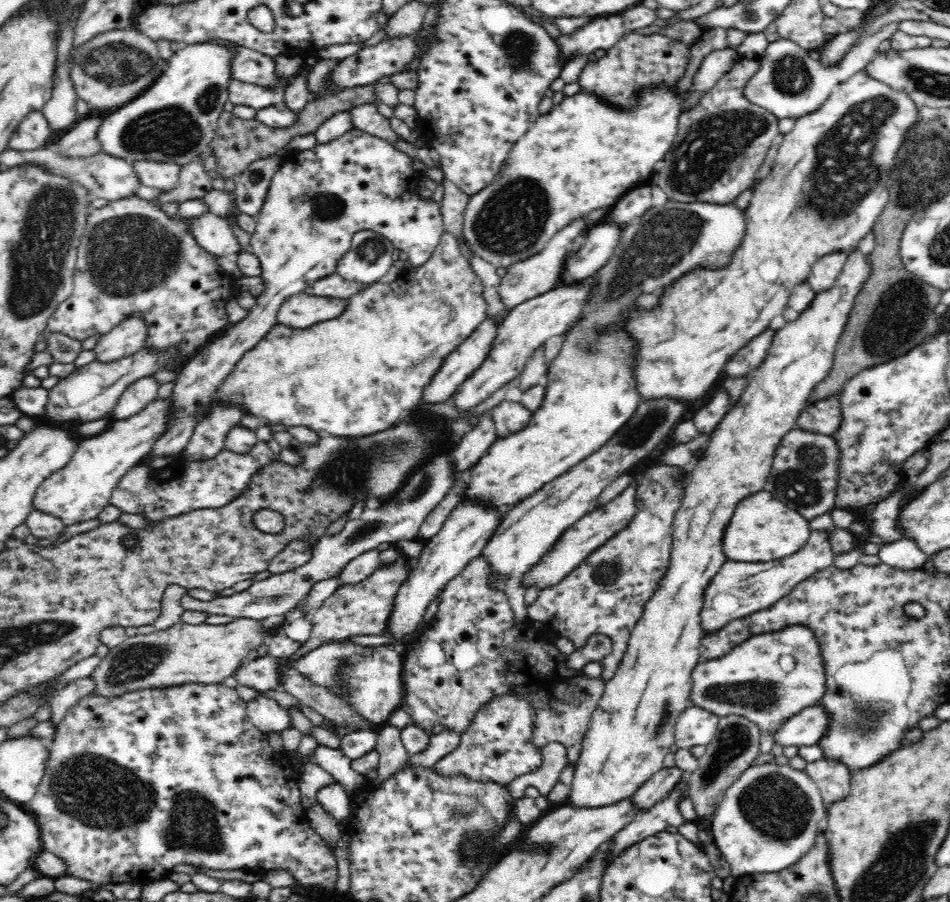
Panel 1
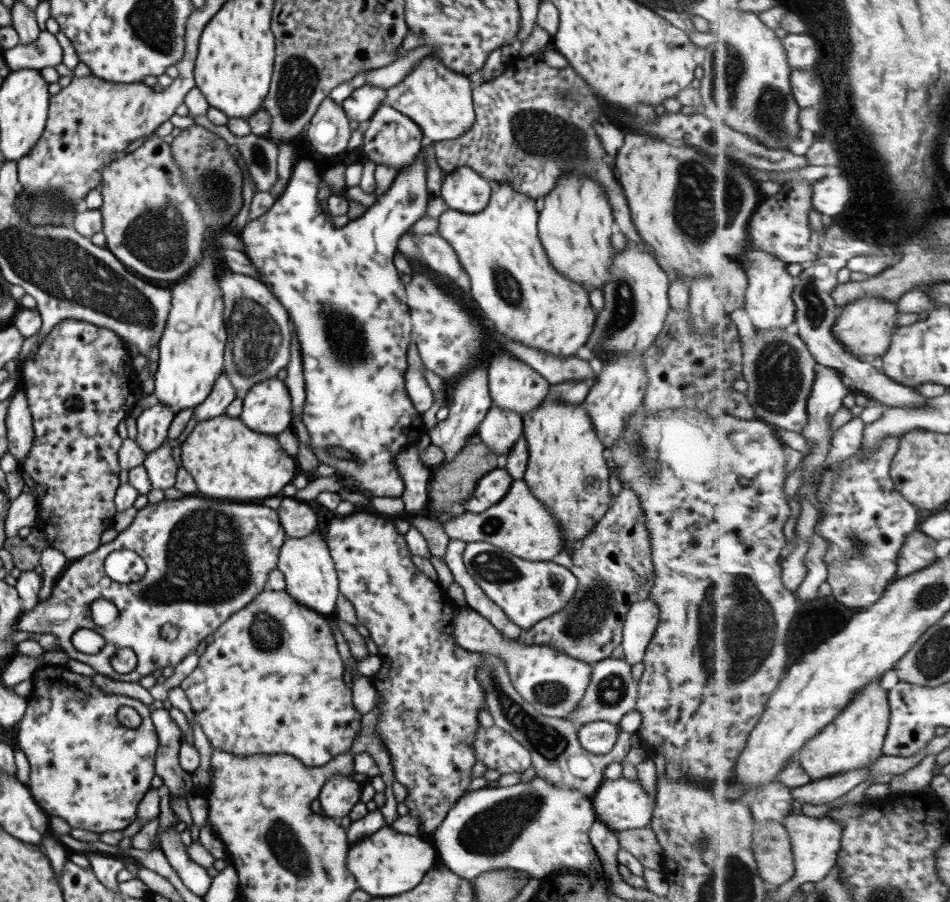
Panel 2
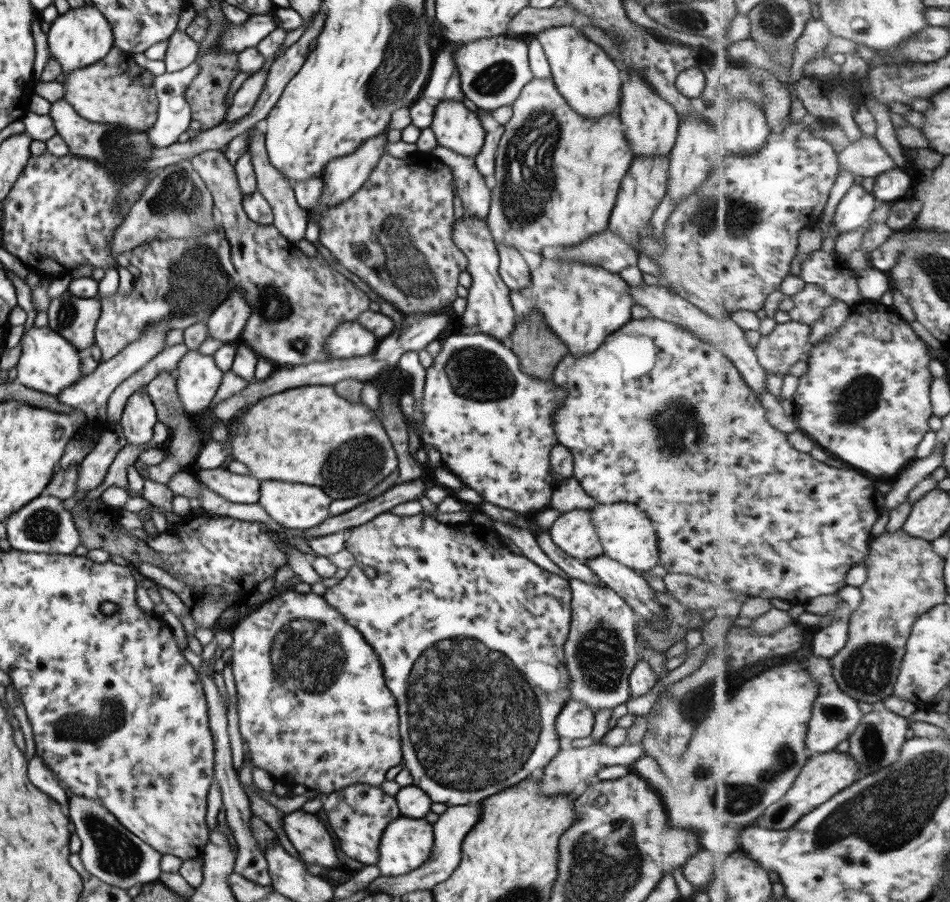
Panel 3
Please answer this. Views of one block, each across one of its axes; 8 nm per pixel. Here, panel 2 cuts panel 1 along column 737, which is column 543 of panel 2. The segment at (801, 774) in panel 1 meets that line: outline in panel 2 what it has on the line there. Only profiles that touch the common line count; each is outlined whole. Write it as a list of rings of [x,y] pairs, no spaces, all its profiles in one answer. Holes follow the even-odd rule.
[[[534,776],[529,782],[520,781],[514,786],[489,785],[461,795],[433,832],[430,843],[437,852],[438,862],[463,880],[471,880],[491,869],[523,871],[530,877],[547,879],[559,867],[577,869],[599,879],[603,876],[602,866],[587,834],[595,819],[590,797],[581,796],[577,790],[553,787]]]

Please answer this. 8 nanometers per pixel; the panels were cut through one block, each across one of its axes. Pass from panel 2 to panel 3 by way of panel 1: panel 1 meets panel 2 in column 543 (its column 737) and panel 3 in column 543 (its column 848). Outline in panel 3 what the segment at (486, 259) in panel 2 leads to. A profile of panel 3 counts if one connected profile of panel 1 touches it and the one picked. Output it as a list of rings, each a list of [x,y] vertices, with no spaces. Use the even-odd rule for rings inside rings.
[[[551,76],[533,77],[527,82],[511,104],[511,118],[503,124],[504,131],[494,156],[493,182],[489,185],[490,200],[485,221],[495,245],[507,244],[515,250],[540,253],[546,246],[577,246],[589,236],[603,232],[621,180],[631,164],[633,154],[620,118],[603,115],[597,120],[587,120],[579,116],[557,92],[552,79]]]

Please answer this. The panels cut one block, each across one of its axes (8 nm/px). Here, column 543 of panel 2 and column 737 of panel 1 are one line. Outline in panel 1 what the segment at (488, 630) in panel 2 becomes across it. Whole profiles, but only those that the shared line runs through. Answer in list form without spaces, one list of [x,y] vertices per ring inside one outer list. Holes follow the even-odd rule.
[[[802,624],[753,635],[726,656],[702,660],[692,679],[690,703],[714,712],[719,718],[735,715],[750,720],[758,727],[761,752],[771,752],[778,730],[806,708],[821,707],[824,694],[829,692],[820,641],[810,627]],[[784,656],[794,658],[796,663],[790,672],[780,662]]]

